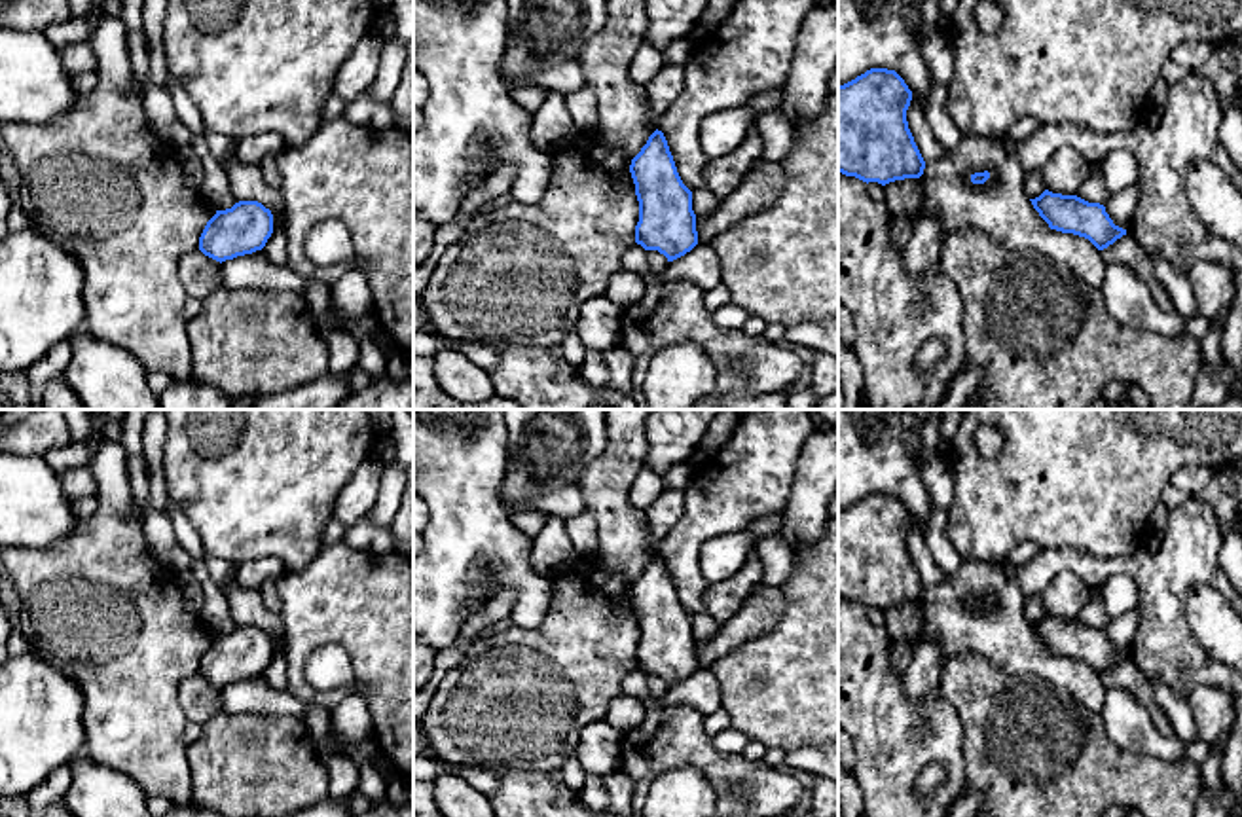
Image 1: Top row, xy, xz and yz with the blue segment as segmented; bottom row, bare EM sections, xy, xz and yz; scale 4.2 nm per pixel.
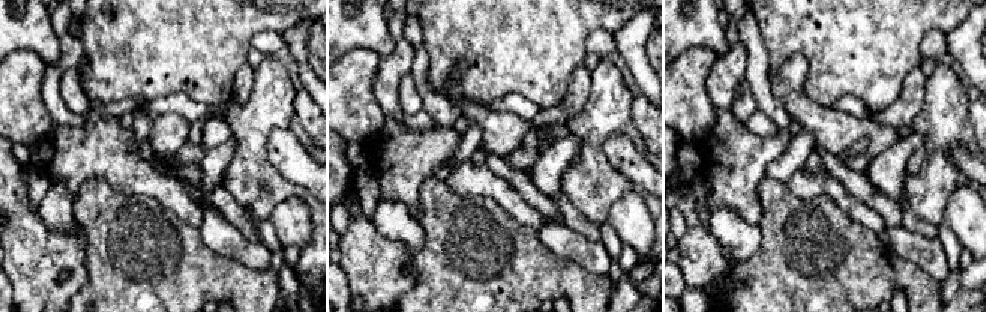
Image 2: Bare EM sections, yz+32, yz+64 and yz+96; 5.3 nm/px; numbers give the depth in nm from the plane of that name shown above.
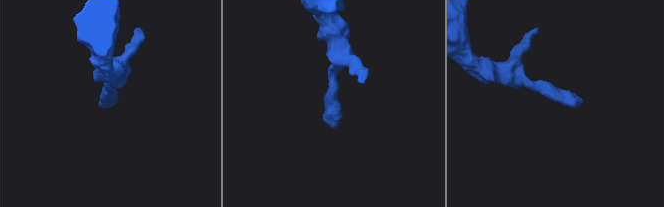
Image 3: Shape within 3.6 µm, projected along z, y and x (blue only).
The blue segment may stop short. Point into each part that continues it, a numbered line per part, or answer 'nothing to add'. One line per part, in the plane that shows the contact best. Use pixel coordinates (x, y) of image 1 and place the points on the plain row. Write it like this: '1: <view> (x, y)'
nothing to add

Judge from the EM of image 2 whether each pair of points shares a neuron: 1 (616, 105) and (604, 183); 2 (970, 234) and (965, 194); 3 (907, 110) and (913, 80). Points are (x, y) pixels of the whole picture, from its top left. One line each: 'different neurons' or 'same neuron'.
1: same neuron
2: same neuron
3: same neuron

